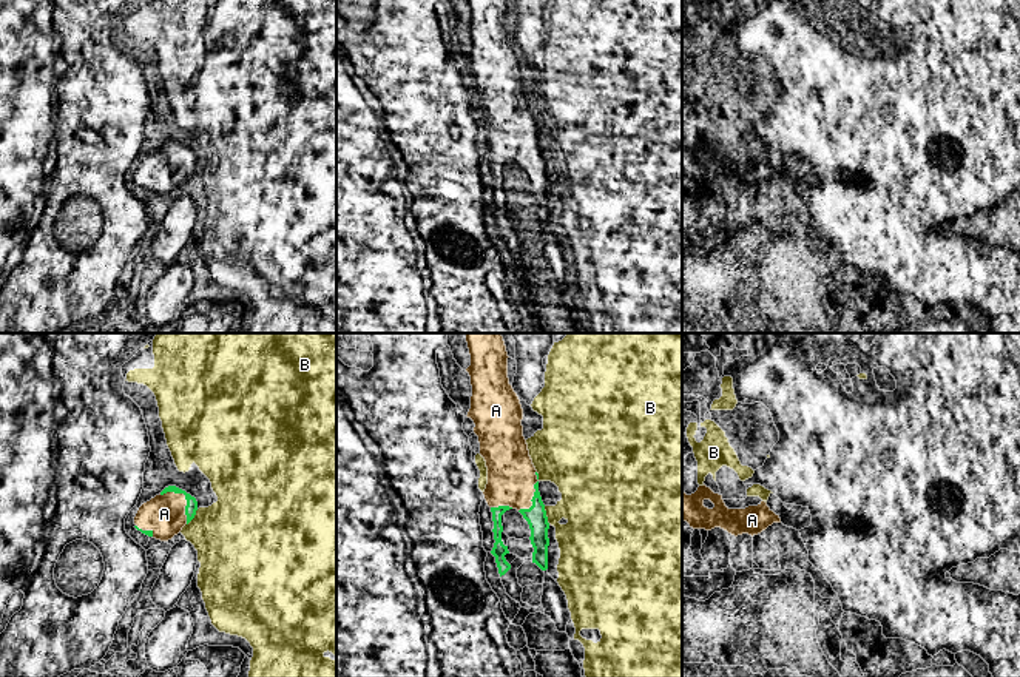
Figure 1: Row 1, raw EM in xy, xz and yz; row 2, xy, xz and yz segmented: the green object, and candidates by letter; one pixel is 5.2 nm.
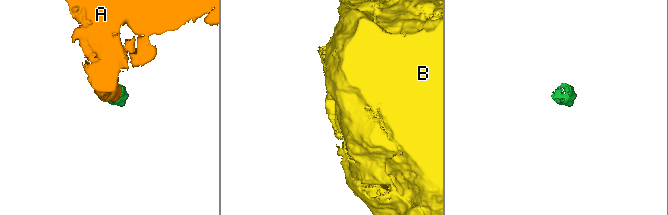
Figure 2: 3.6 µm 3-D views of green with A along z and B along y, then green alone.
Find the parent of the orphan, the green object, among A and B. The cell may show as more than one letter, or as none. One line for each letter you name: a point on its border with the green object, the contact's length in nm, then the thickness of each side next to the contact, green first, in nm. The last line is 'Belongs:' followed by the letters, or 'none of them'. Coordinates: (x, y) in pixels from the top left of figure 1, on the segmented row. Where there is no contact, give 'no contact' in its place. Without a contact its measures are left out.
A: meets green in xy at (185, 497); contact 220 nm long; 60 nm thick on the green side, 200 nm on the other
Belongs: A

